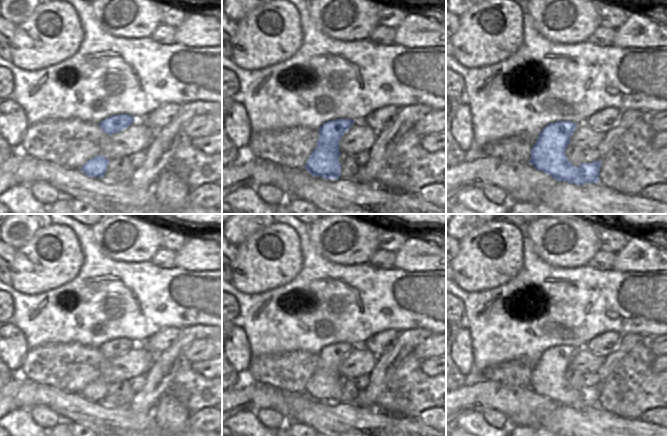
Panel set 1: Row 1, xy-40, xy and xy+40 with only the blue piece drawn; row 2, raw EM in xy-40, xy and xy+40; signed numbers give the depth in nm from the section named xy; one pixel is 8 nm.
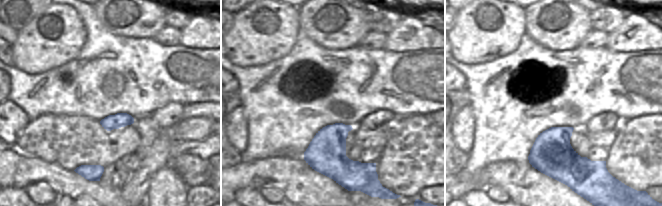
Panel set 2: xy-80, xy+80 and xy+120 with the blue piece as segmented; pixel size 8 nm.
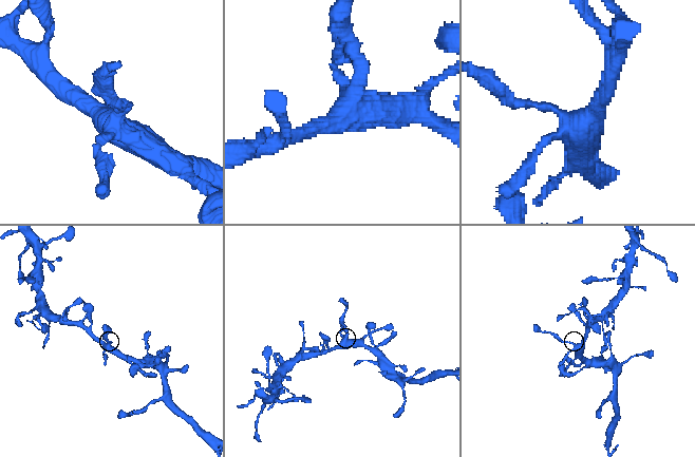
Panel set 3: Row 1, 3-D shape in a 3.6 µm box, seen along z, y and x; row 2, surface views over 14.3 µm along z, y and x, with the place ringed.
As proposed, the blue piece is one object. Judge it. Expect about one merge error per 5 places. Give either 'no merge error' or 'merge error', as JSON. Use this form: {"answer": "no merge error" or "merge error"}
{"answer": "no merge error"}

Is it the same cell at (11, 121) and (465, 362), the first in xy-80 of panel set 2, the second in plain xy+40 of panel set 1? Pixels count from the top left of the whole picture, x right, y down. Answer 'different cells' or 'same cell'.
same cell

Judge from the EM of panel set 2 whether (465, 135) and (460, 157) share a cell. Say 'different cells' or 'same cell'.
different cells

